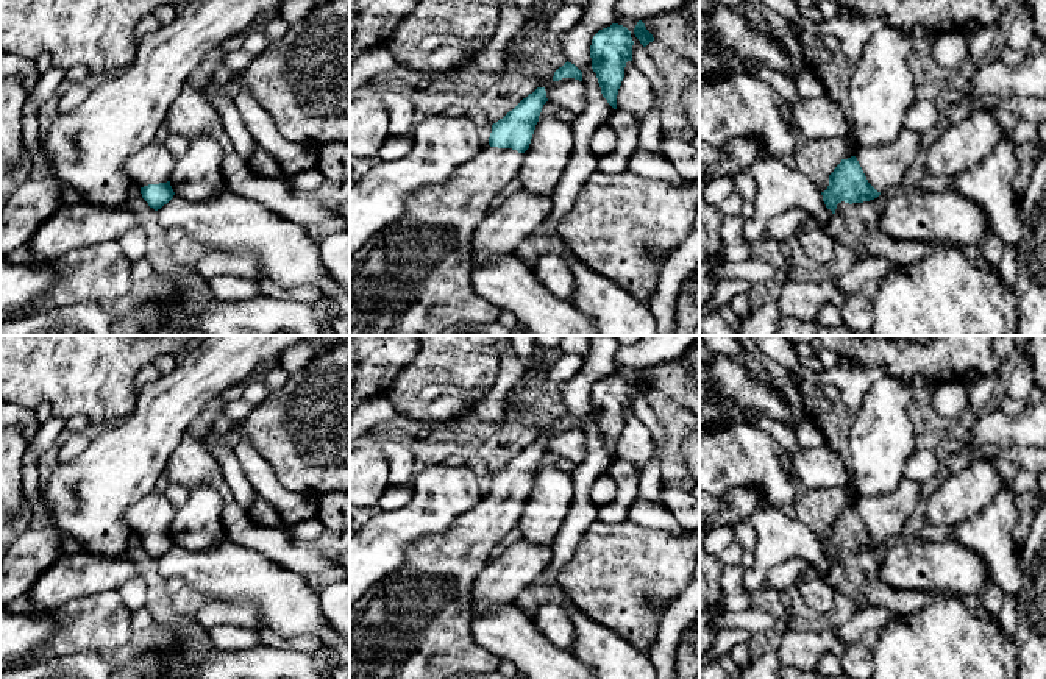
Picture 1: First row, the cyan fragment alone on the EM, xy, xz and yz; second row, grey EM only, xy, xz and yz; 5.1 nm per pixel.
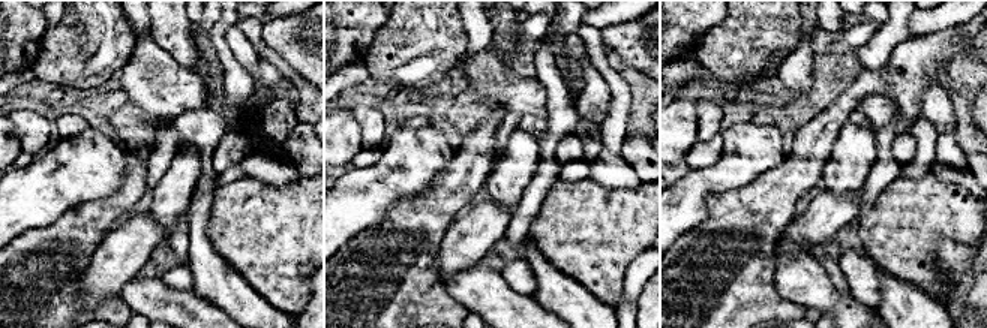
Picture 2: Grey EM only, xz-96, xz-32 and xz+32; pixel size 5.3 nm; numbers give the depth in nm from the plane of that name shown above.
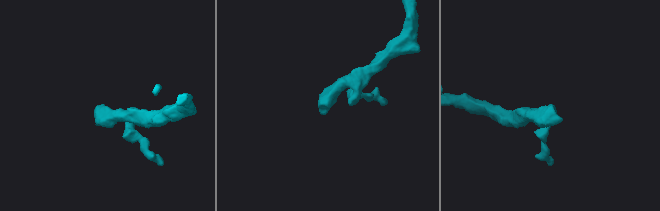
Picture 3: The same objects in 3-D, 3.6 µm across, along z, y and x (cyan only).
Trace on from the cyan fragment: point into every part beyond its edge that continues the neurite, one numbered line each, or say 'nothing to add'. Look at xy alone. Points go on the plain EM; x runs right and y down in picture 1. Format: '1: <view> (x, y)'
1: xy (153, 514)

